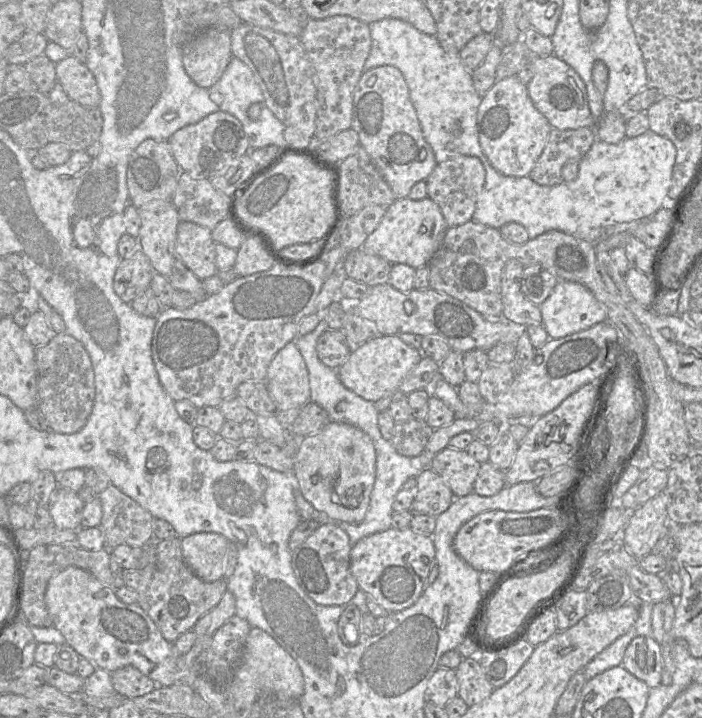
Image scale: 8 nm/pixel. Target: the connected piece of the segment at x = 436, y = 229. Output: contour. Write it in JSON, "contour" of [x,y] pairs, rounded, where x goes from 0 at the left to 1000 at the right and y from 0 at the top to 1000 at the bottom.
{"contour":[[[573,276],[556,286],[538,316],[530,323],[514,345],[524,354],[541,357],[557,368],[580,368],[591,375],[608,370],[624,348],[631,327],[638,319],[627,288],[615,277],[600,279]]]}

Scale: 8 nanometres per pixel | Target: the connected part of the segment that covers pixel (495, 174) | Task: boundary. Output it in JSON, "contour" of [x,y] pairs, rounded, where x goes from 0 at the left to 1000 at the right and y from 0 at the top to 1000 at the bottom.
{"contour":[[[927,181],[907,191],[892,191],[877,201],[866,201],[850,194],[825,226],[822,247],[816,252],[802,252],[791,259],[769,258],[754,245],[719,245],[697,226],[687,226],[692,251],[672,305],[708,319],[725,309],[739,311],[749,319],[754,333],[783,320],[798,320],[823,333],[849,338],[866,330],[862,316],[927,302],[943,290],[956,259],[963,216],[960,201]]]}

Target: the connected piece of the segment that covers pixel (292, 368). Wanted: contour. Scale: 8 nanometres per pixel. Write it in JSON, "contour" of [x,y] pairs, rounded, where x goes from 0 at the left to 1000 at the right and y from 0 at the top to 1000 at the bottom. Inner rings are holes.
{"contour":[[[420,476],[410,478],[387,500],[377,535],[395,572],[430,568],[443,560],[439,515]]]}

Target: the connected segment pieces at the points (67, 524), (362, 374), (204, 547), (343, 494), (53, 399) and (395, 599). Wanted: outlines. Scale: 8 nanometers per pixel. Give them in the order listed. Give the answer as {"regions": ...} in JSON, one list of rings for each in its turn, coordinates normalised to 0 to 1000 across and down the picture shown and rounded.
{"regions":[[[[83,680],[74,689],[67,706],[78,734],[84,737],[111,738],[115,734],[120,699],[110,685]]],[[[567,467],[543,468],[507,482],[480,514],[486,533],[511,553],[527,560],[566,547],[578,522],[604,499],[600,487],[573,475]]],[[[285,741],[261,748],[258,763],[265,786],[292,811],[326,804],[336,787],[336,765],[311,742]]],[[[472,588],[457,600],[434,609],[420,635],[417,662],[432,692],[473,726],[511,728],[521,719],[536,664],[536,628],[530,611],[491,588]]],[[[80,465],[67,479],[53,483],[50,501],[54,515],[53,567],[70,597],[103,604],[124,589],[135,557],[135,522],[128,496],[118,479],[98,465]]],[[[554,735],[501,760],[499,794],[511,820],[528,829],[554,854],[564,854],[583,847],[598,833],[618,780],[620,762],[614,747],[591,742],[584,735]]]]}

